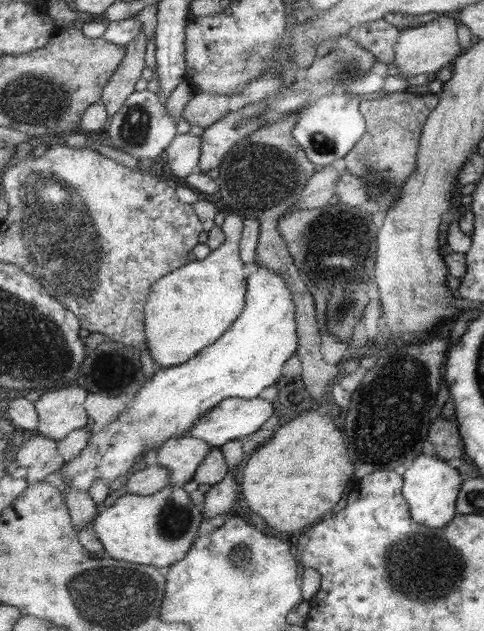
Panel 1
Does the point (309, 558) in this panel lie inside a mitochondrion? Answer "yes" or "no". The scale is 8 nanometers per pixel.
no

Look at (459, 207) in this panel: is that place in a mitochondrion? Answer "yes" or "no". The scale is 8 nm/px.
no

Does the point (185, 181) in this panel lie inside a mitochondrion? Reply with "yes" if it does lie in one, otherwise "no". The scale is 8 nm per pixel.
no

